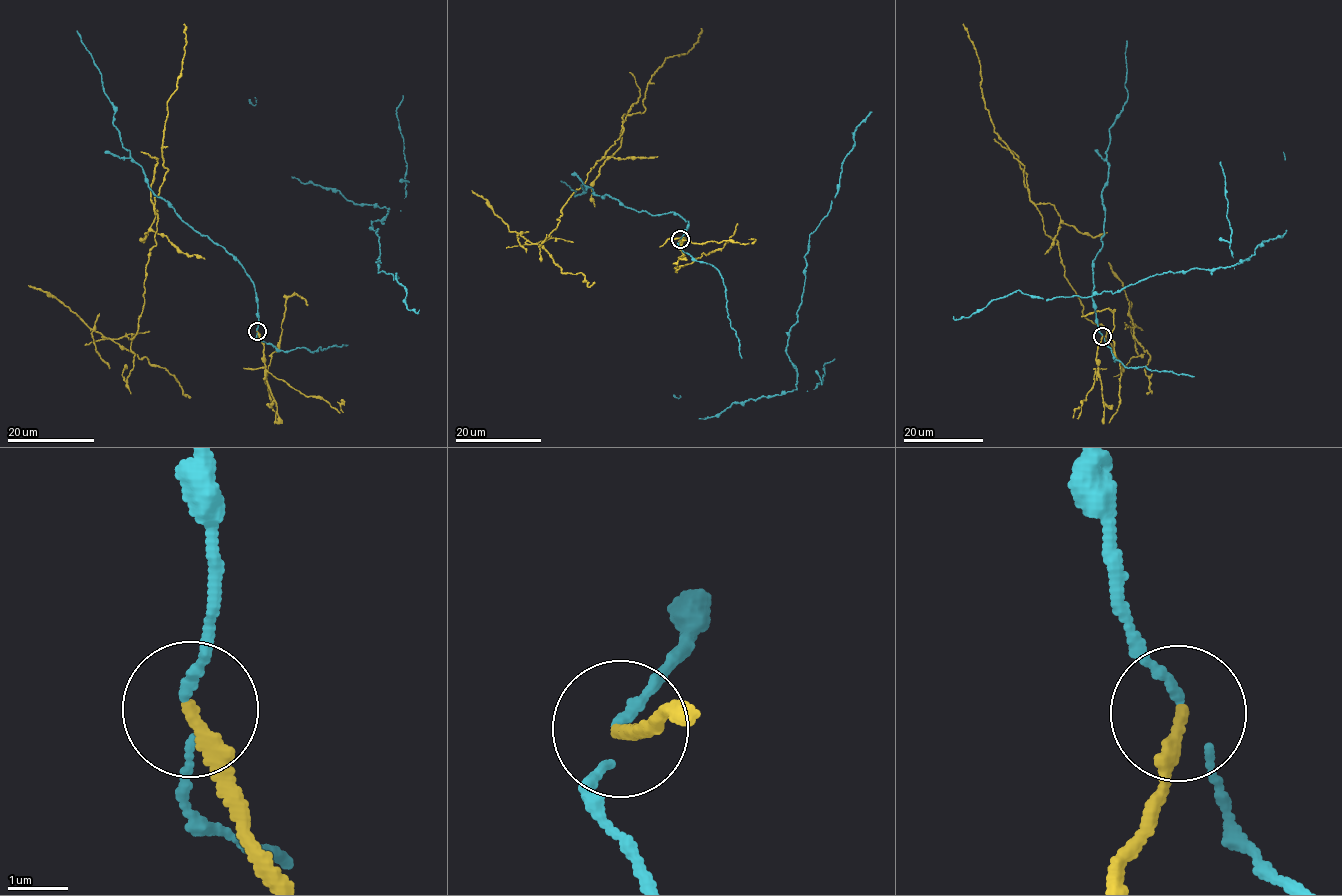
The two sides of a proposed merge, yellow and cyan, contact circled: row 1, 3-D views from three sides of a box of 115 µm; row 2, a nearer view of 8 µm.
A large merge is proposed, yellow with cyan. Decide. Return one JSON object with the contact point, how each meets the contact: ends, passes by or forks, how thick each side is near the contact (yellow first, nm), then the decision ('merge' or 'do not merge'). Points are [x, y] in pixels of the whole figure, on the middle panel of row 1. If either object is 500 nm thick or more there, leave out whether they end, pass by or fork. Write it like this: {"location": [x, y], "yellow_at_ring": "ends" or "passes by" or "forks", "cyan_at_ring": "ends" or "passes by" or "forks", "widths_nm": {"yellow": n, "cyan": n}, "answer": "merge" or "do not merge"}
{"location": [680, 239], "yellow_at_ring": "ends", "cyan_at_ring": "passes by", "widths_nm": {"yellow": 240, "cyan": 110}, "answer": "do not merge"}

